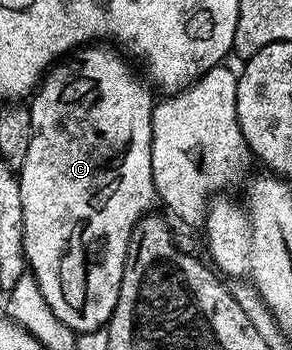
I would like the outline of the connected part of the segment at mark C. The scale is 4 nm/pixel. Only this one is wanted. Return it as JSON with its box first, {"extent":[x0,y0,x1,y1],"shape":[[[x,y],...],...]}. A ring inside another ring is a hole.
{"extent":[17,45,157,333],"shape":[[[111,45],[80,47],[74,53],[56,62],[55,66],[43,76],[37,90],[29,99],[32,117],[32,140],[29,144],[29,153],[26,154],[24,167],[17,172],[19,184],[21,185],[25,257],[27,258],[30,274],[34,275],[37,285],[41,289],[41,297],[45,297],[45,305],[49,305],[49,309],[53,309],[53,317],[57,317],[57,321],[61,321],[76,333],[106,328],[113,309],[117,305],[117,297],[121,289],[121,277],[123,271],[127,268],[127,251],[132,247],[131,231],[135,227],[135,222],[142,215],[148,214],[154,208],[151,206],[157,203],[153,170],[150,165],[152,88],[142,78],[139,80],[135,76],[134,69],[126,61],[128,62]]]}

